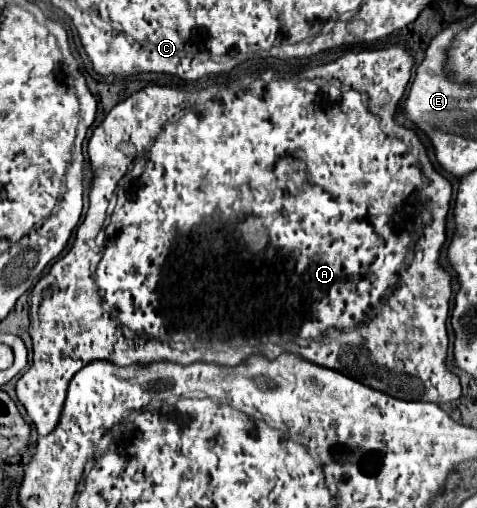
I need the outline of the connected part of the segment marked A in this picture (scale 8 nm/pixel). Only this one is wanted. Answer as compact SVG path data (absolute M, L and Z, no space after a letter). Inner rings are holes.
M389 44L389 45L386 45L386 47L382 47L382 48L373 48L373 49L365 49L365 50L362 50L362 51L359 51L359 52L347 52L347 53L346 53L346 55L344 55L344 57L340 57L340 59L338 59L338 61L334 61L334 63L328 63L328 65L324 65L324 67L316 67L316 69L308 69L308 71L306 71L306 75L304 75L304 77L302 77L302 79L298 79L298 81L296 81L296 79L294 79L294 77L292 77L292 76L288 76L288 77L286 77L286 78L284 78L284 75L282 75L282 74L280 74L280 73L278 73L278 72L275 72L275 71L273 71L273 70L271 70L271 69L267 69L267 70L264 70L264 71L263 71L263 72L261 72L261 73L260 73L260 72L258 72L258 73L252 73L252 74L250 74L250 85L248 85L248 87L242 87L242 85L238 85L238 83L232 83L232 85L228 85L228 87L224 87L224 89L218 89L218 87L212 87L212 89L206 89L206 91L198 91L198 93L190 93L190 91L184 91L184 89L183 89L183 88L180 88L180 87L173 87L173 86L158 86L158 85L152 85L152 86L151 86L151 85L148 85L148 86L146 86L146 89L140 89L140 91L136 91L136 93L134 93L134 95L130 95L130 97L128 97L128 99L124 99L124 101L120 101L120 103L118 103L118 105L116 105L116 107L114 107L114 109L112 109L112 111L110 111L110 113L108 113L108 115L106 115L106 117L104 117L104 121L102 121L102 123L100 123L100 125L98 125L98 127L96 127L96 129L94 129L94 133L92 133L92 137L90 137L90 141L88 141L88 161L90 161L90 169L92 169L92 187L90 187L90 195L88 195L88 199L90 199L90 201L88 201L88 211L86 211L86 219L84 219L84 221L82 221L82 225L80 225L80 227L78 227L78 229L76 229L76 232L75 232L75 239L74 239L74 243L73 243L73 246L72 246L72 248L71 248L71 249L70 249L70 251L69 251L69 252L68 252L68 253L67 253L67 254L66 254L66 255L65 255L65 256L63 256L63 257L61 257L61 258L59 258L59 259L58 259L58 261L57 261L57 262L55 262L55 264L54 264L54 265L53 265L53 266L52 266L52 267L51 267L51 269L50 269L50 272L49 272L49 275L50 275L50 276L51 276L51 277L52 277L52 279L53 279L53 283L52 283L52 284L53 284L53 285L54 285L54 287L49 287L49 289L47 289L47 291L44 291L44 295L40 295L40 297L38 297L38 299L40 299L40 301L42 301L42 303L38 303L38 301L36 301L36 291L34 291L34 293L30 293L30 329L28 329L28 331L30 331L30 337L32 337L32 345L34 345L34 361L32 361L32 367L30 367L30 369L28 369L28 371L26 371L26 373L24 373L24 375L22 375L22 377L20 377L20 379L18 379L18 383L16 383L16 397L18 397L18 401L20 401L20 403L22 403L22 405L24 405L24 409L26 409L26 413L28 413L28 417L30 417L30 419L32 419L32 423L34 423L34 425L36 425L36 431L38 431L38 435L48 435L48 433L50 433L50 431L52 431L52 429L54 429L54 427L56 427L56 423L58 423L58 419L60 419L60 411L62 411L62 405L64 405L64 399L66 399L66 389L68 389L68 383L70 383L70 379L72 379L72 377L74 377L74 373L76 373L76 371L78 371L78 369L82 369L82 367L84 367L84 365L88 365L88 363L90 363L90 361L96 361L96 359L106 359L106 361L112 361L112 363L116 363L116 365L132 365L132 363L140 363L140 361L142 361L142 363L152 363L152 361L162 361L162 359L166 359L166 361L176 361L176 363L182 363L182 365L188 365L188 363L194 363L194 361L214 361L214 363L220 363L220 365L236 365L236 363L240 363L240 361L242 361L242 359L246 359L246 357L248 357L248 355L252 355L252 353L260 353L260 355L266 355L266 357L268 357L268 359L274 359L274 357L278 357L278 355L280 355L280 353L286 353L286 351L290 351L290 353L298 353L298 355L302 355L302 357L304 357L304 359L308 359L308 361L312 361L312 363L318 363L318 365L324 365L324 367L330 367L330 369L336 369L336 371L342 371L342 373L344 373L344 375L350 375L350 377L352 377L352 379L358 379L358 381L360 381L360 383L364 383L364 385L368 385L368 387L372 387L372 389L378 389L378 391L382 391L382 393L388 393L388 395L392 395L392 397L398 397L398 399L404 399L404 401L430 401L430 403L438 403L438 405L442 405L442 403L450 403L450 401L456 401L456 399L458 399L458 397L460 397L460 381L458 381L458 377L456 377L456 375L454 375L454 373L450 373L450 371L448 371L448 367L446 367L446 351L448 351L448 333L446 333L446 319L448 319L448 301L450 301L450 293L452 293L452 291L450 291L450 275L448 275L448 273L446 273L446 271L444 271L444 269L442 269L442 267L440 267L440 265L438 265L438 251L440 251L440 247L443 247L443 246L444 246L444 244L445 244L445 242L446 242L446 240L447 240L447 237L446 237L446 228L445 228L445 227L446 227L446 218L447 218L447 216L448 216L448 205L450 205L450 197L452 197L452 187L450 187L450 183L448 183L448 180L447 180L447 179L446 179L446 178L445 178L445 177L444 177L444 176L443 176L443 175L442 175L442 174L438 174L438 171L437 171L437 169L436 169L436 168L435 168L435 167L434 167L434 166L433 166L433 164L432 164L432 163L431 163L431 161L430 161L430 159L429 159L429 158L428 158L428 156L427 156L427 152L426 152L426 148L425 148L425 146L424 146L424 145L423 145L423 144L422 144L422 142L421 142L421 141L420 141L420 139L419 139L419 137L418 137L418 135L417 135L417 133L416 133L416 132L415 132L415 131L414 131L414 130L412 130L412 129L408 129L408 128L405 128L405 127L403 127L403 126L399 126L399 125L398 125L398 124L397 124L397 123L396 123L396 121L395 121L395 117L396 117L396 115L397 115L397 113L398 113L398 109L399 109L399 107L400 107L400 104L399 104L399 103L400 103L400 102L401 102L401 100L402 100L402 95L404 95L404 89L406 89L406 87L407 87L407 86L408 86L408 83L409 83L409 81L410 81L410 69L412 69L412 63L414 63L414 61L412 61L412 57L410 57L410 55L408 55L408 53L406 53L406 49L404 49L404 47L402 47L402 45L390 45L390 44ZM118 187L120 187L120 191L118 191L118 201L116 201L116 207L114 207L114 213L112 213L112 223L110 223L110 225L108 225L108 227L106 227L106 251L104 251L104 257L102 257L102 261L100 261L100 265L98 265L98 269L96 269L96 283L98 283L98 287L100 287L100 289L106 289L106 301L108 301L108 303L104 303L104 299L102 299L102 301L100 301L100 295L99 295L99 289L98 289L98 287L97 287L97 285L96 285L96 283L95 283L95 280L94 280L94 279L93 279L93 277L92 277L92 272L91 272L91 270L90 270L90 266L91 266L91 262L92 262L92 259L93 259L93 257L94 257L94 256L95 256L95 255L97 255L97 254L98 254L98 253L99 253L99 252L100 252L100 248L99 248L99 247L98 247L98 245L97 245L97 244L96 244L96 242L95 242L95 239L96 239L96 236L97 236L97 235L98 235L98 231L100 231L100 229L102 229L102 225L104 225L104 219L106 219L106 209L108 209L108 203L110 203L110 197L112 197L112 195L114 195L114 191L116 191L116 189L118 189Z

